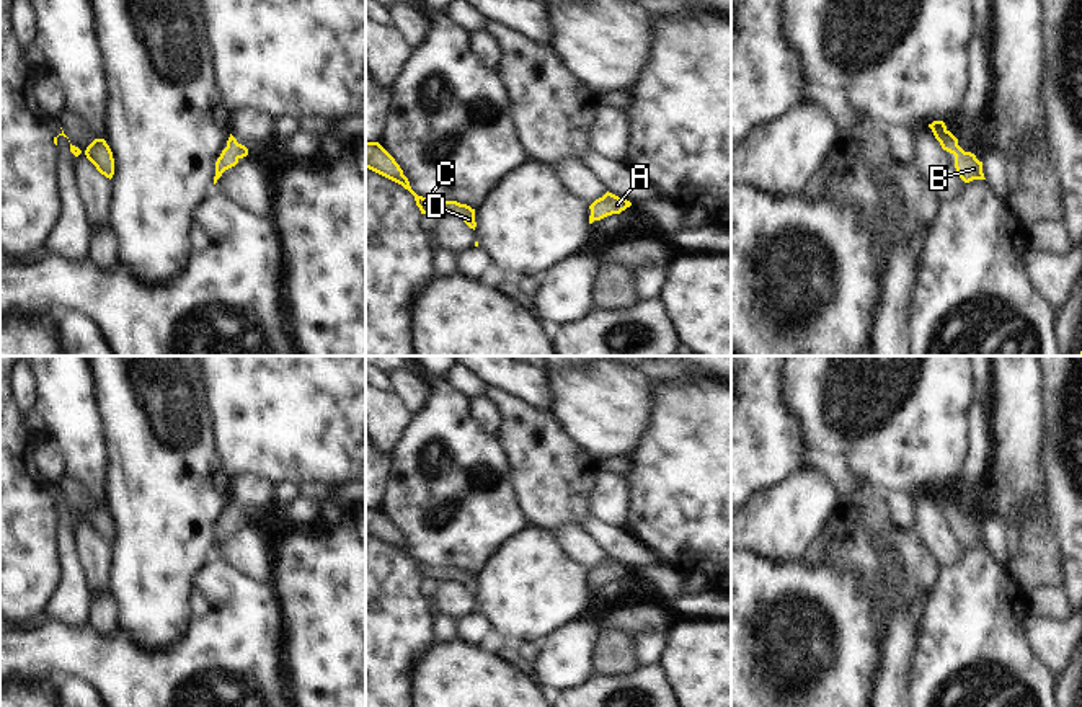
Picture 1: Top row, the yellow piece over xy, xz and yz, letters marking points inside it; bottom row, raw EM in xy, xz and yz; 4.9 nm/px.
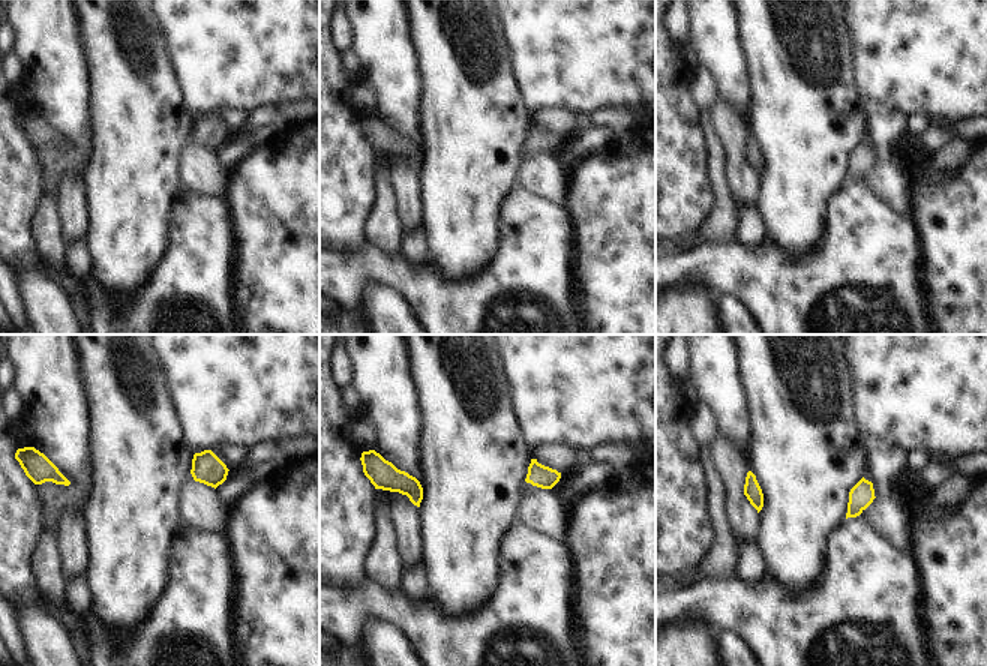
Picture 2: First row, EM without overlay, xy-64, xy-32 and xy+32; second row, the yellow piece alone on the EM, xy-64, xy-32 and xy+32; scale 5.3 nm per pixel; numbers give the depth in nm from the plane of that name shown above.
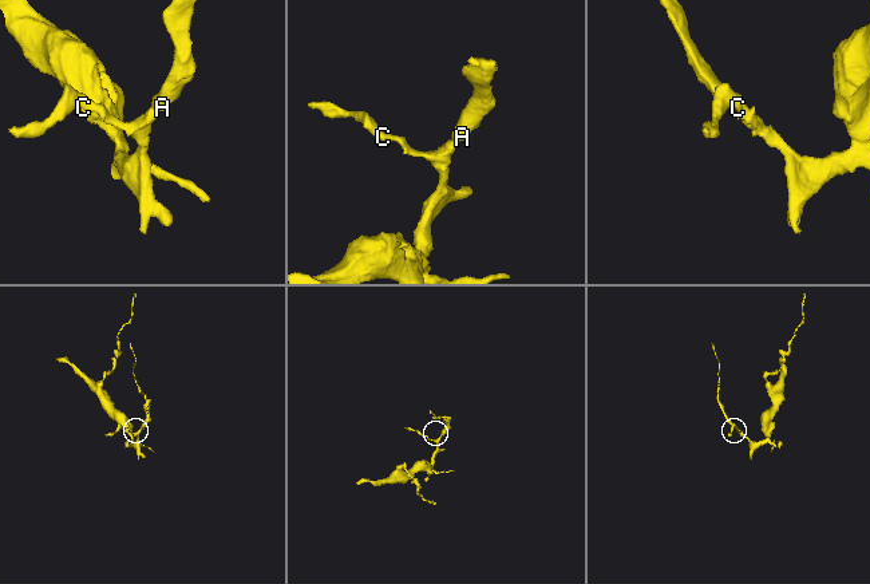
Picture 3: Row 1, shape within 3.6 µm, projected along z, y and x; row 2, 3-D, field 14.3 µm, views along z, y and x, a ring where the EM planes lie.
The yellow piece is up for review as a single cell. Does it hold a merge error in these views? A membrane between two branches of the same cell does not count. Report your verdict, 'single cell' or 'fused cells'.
single cell

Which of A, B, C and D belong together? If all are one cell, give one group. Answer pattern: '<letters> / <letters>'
A B C D

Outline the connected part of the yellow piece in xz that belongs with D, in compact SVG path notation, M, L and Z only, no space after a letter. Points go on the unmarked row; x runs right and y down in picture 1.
M366 508L366 534L401 550L408 555L416 567L421 580L452 580L460 583L470 594L475 596L475 575L467 570L460 570L457 567L434 567L423 562L418 562L411 552L408 544L403 540L403 536L395 527L395 524L379 509L379 508Z

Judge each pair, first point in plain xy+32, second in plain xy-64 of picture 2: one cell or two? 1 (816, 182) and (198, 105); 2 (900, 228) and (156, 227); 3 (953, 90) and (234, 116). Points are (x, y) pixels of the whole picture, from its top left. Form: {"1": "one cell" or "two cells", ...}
{"1": "two cells", "2": "two cells", "3": "two cells"}

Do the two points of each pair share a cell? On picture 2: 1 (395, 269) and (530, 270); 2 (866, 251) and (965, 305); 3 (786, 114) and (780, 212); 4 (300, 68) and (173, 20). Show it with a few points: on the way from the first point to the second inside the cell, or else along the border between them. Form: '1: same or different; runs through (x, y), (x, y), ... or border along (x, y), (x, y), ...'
1: same; runs through (428, 293), (497, 291)
2: different; border along (918, 246), (920, 285), (924, 309), (929, 315)
3: same; runs through (786, 138), (786, 188)
4: same; runs through (269, 36), (252, 20), (204, 20)

